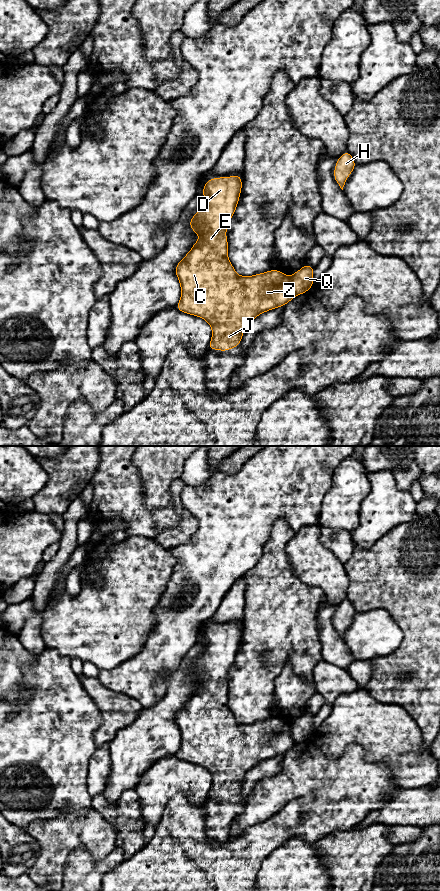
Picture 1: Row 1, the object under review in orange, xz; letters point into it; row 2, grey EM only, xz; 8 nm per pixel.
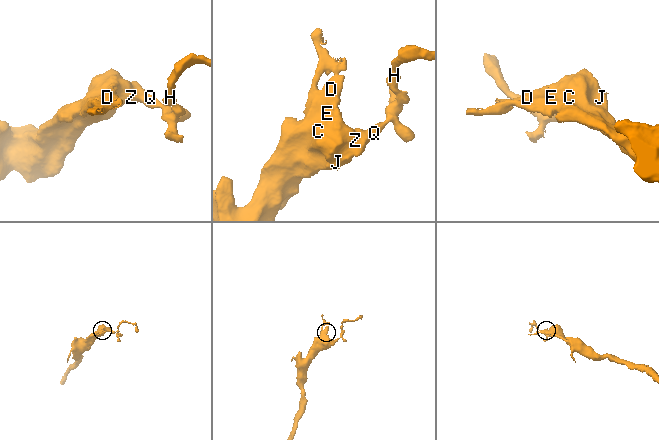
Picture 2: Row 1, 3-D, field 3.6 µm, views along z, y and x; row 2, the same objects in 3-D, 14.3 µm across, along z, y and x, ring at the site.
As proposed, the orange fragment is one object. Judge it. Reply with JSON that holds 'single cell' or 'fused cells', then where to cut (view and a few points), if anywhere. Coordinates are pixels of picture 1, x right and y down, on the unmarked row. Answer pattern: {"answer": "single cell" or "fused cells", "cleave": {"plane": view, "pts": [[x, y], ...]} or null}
{"answer": "fused cells", "cleave": {"plane": "xz", "pts": [[289, 725], [291, 738], [295, 742]]}}

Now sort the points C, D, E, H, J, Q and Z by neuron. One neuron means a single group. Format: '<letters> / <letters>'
C D E J Z / H Q

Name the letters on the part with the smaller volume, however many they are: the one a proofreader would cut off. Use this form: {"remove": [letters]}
{"remove": ["H", "Q"]}

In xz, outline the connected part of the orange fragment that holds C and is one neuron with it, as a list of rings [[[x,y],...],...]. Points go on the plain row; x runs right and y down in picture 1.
[[[236,622],[211,626],[204,632],[202,639],[204,648],[199,659],[189,668],[199,688],[175,715],[181,736],[181,746],[176,757],[206,768],[212,777],[208,796],[225,800],[239,795],[249,770],[264,760],[285,754],[295,746],[295,742],[291,737],[290,725],[281,719],[273,717],[252,724],[240,724],[228,706],[225,681],[238,653],[242,625]]]

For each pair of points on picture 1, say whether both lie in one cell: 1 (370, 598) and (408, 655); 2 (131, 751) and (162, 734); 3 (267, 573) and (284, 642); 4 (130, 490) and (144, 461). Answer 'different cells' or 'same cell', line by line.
1: same cell
2: same cell
3: same cell
4: different cells

